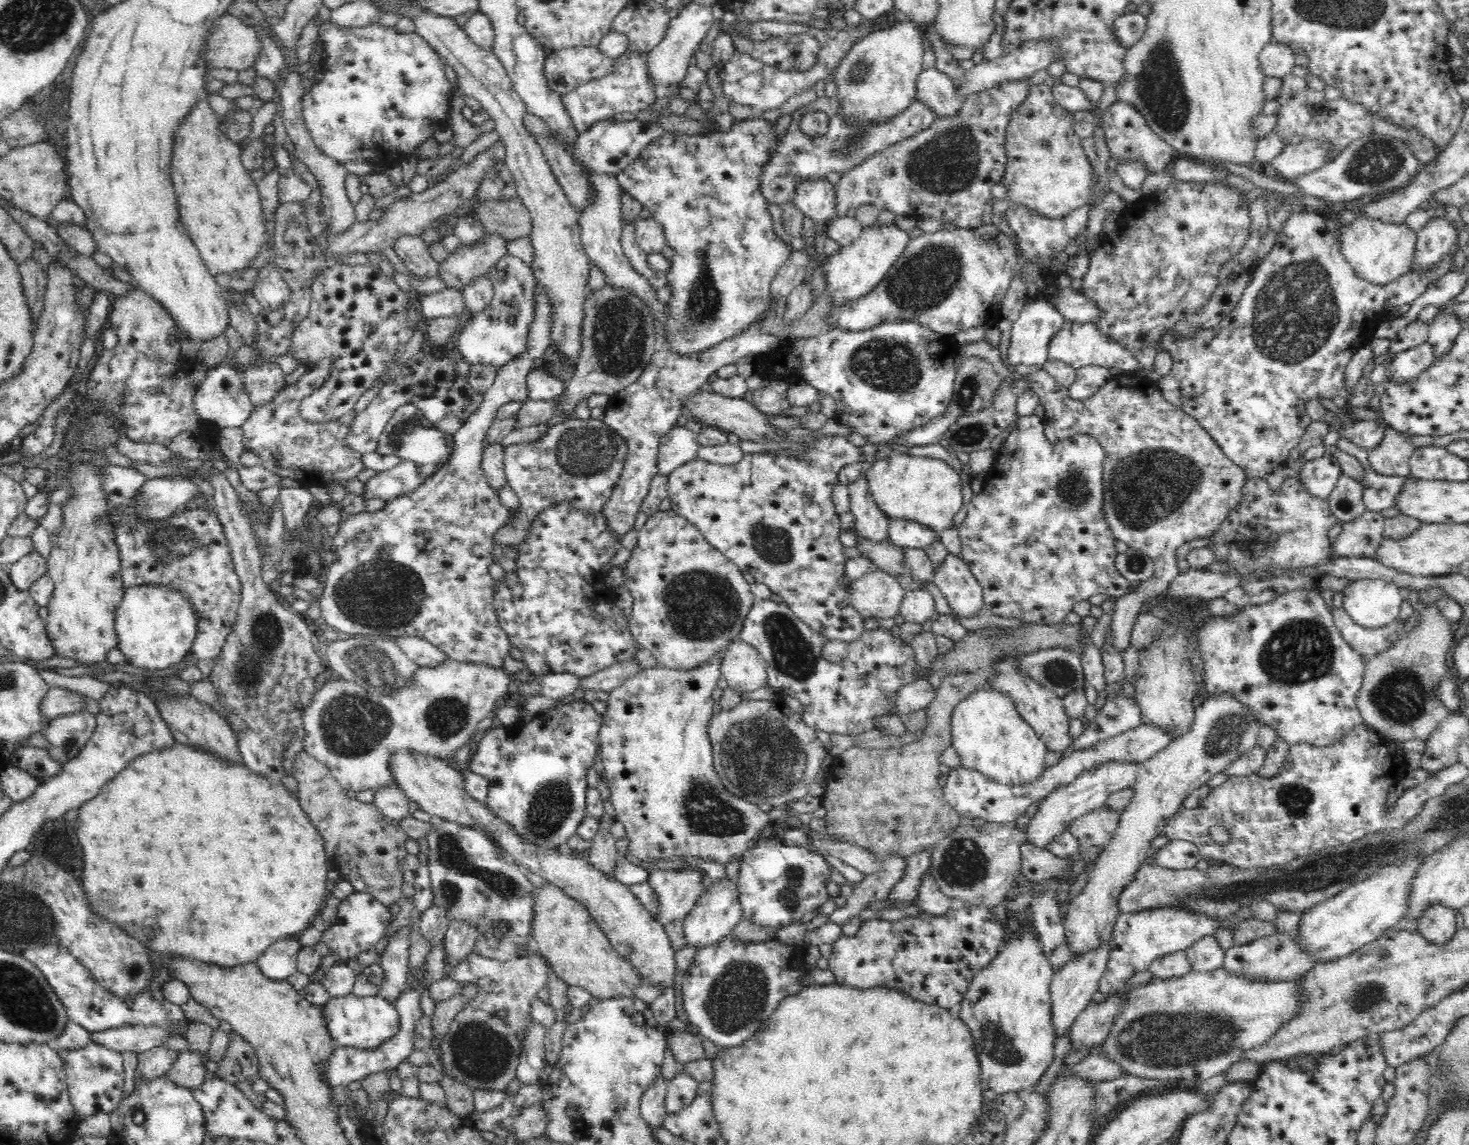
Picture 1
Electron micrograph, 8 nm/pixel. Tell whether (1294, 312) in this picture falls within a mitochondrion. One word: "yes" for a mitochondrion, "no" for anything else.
yes

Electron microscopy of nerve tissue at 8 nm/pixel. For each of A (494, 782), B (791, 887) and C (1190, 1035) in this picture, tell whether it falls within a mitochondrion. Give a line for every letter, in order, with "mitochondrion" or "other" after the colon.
A: other
B: mitochondrion
C: mitochondrion

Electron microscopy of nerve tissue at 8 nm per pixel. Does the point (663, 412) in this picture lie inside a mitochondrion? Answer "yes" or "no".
no

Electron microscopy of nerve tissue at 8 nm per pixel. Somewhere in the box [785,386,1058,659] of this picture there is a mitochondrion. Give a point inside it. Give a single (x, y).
(970, 434)

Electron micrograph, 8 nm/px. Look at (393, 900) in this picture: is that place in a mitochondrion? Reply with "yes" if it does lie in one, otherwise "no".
no

